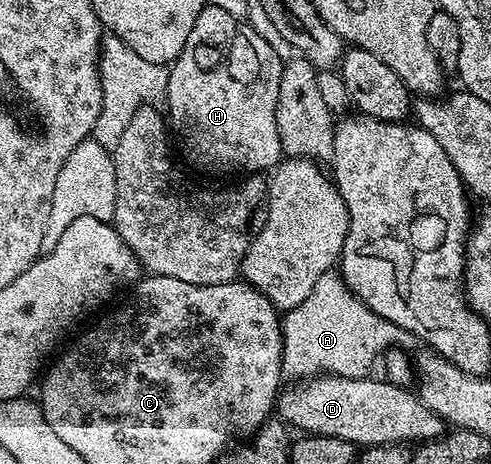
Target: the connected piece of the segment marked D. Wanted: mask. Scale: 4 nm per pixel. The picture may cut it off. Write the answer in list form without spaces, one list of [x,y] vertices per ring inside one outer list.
[[[316,374],[301,379],[293,388],[285,387],[278,397],[278,416],[293,429],[301,428],[301,433],[313,436],[333,436],[344,439],[357,446],[375,446],[377,444],[399,444],[416,446],[421,442],[441,439],[445,435],[444,420],[434,410],[430,410],[420,400],[415,391],[401,386],[391,379],[372,380],[373,378],[342,378],[331,374]]]

